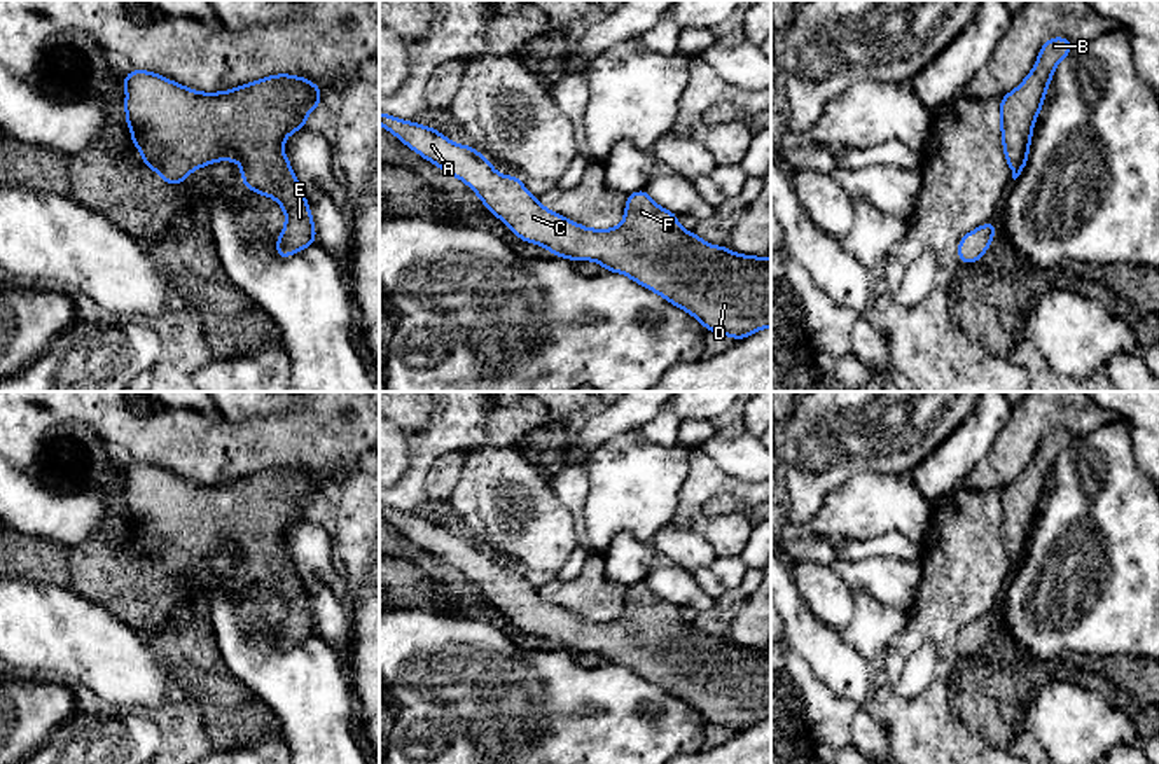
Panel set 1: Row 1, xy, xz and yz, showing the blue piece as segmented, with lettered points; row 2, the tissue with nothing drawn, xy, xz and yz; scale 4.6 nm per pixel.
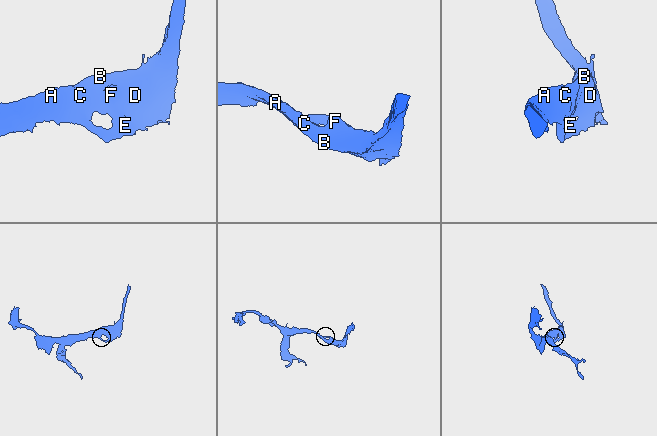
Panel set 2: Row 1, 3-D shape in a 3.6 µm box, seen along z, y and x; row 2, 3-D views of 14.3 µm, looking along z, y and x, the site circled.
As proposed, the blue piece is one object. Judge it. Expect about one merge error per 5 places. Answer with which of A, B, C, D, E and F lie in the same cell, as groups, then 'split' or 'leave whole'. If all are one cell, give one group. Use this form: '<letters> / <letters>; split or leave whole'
A B C D E F; leave whole

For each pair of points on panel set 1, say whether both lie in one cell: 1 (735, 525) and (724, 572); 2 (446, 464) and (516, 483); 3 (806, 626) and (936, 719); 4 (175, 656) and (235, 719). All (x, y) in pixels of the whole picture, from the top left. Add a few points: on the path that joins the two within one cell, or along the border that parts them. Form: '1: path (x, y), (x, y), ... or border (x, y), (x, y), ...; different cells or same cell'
1: border (717, 555), (736, 558); different cells
2: border (469, 450), (462, 476), (453, 493), (443, 504); different cells
3: border (873, 689), (866, 708); different cells
4: path (191, 672), (222, 703); same cell

